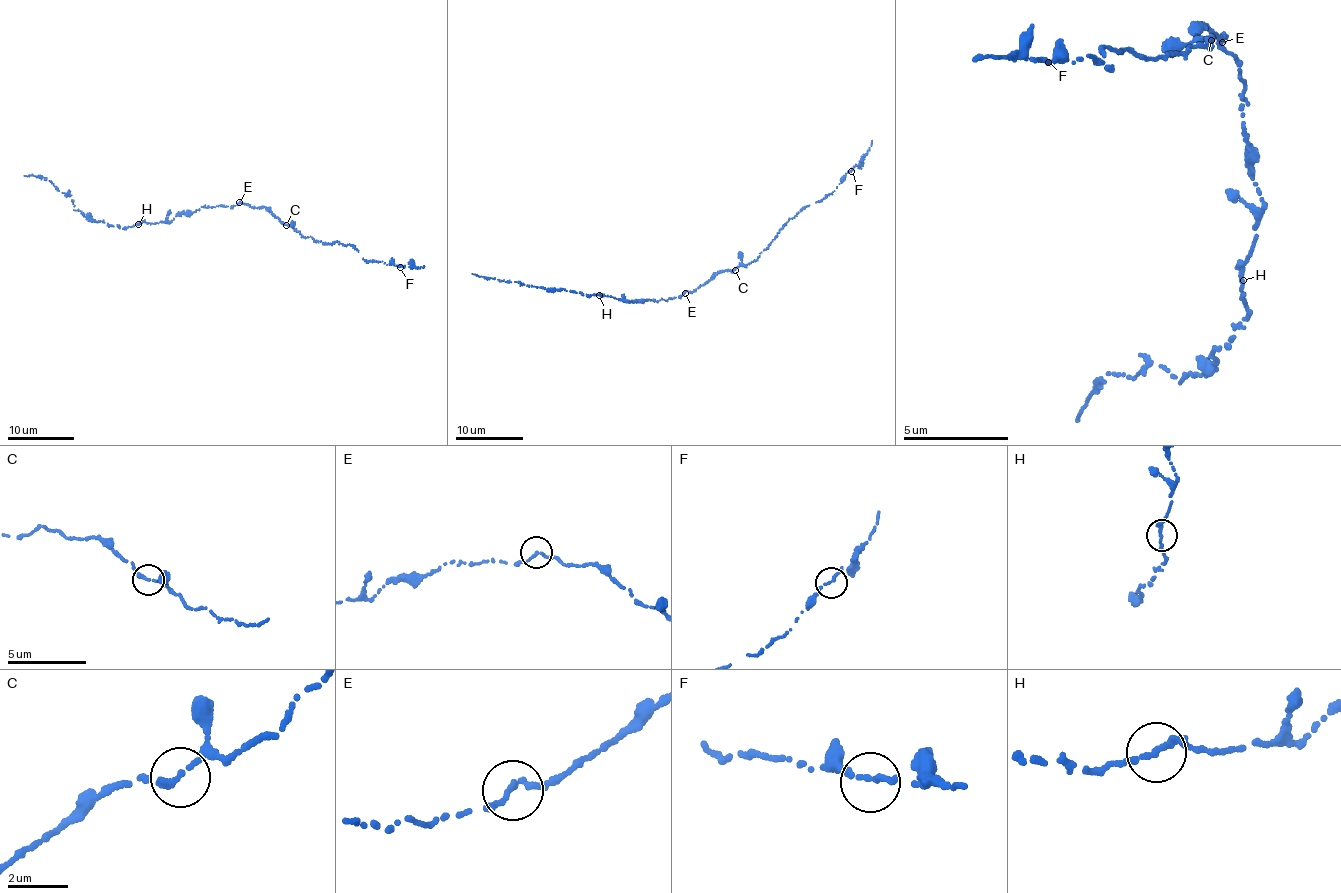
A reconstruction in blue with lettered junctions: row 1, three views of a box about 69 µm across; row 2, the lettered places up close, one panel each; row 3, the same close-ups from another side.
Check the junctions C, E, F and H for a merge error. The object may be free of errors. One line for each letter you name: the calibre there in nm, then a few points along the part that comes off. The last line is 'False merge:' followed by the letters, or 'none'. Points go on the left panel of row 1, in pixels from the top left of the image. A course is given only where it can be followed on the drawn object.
False merge: none

